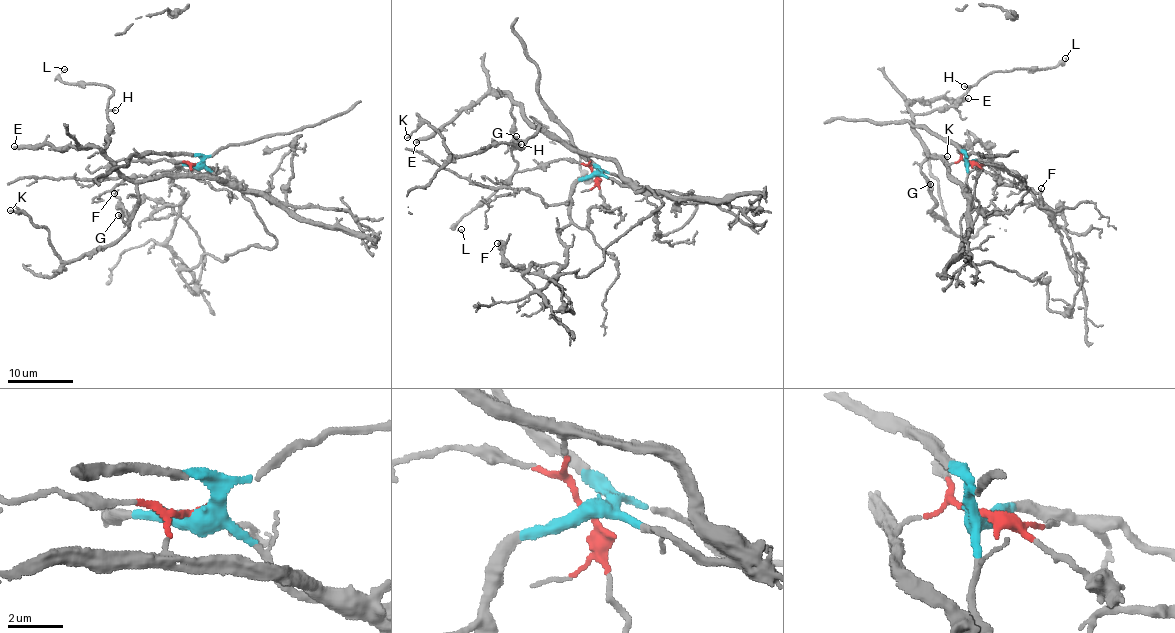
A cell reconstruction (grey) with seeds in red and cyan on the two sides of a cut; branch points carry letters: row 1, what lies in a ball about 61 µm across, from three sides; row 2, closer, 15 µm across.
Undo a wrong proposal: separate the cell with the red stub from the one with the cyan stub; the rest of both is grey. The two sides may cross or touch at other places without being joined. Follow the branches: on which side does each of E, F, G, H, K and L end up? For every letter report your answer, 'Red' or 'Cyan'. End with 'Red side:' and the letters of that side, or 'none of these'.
E: Red
F: Red
G: Red
H: Red
K: Red
L: Red
Red side: E, F, G, H, K, L

